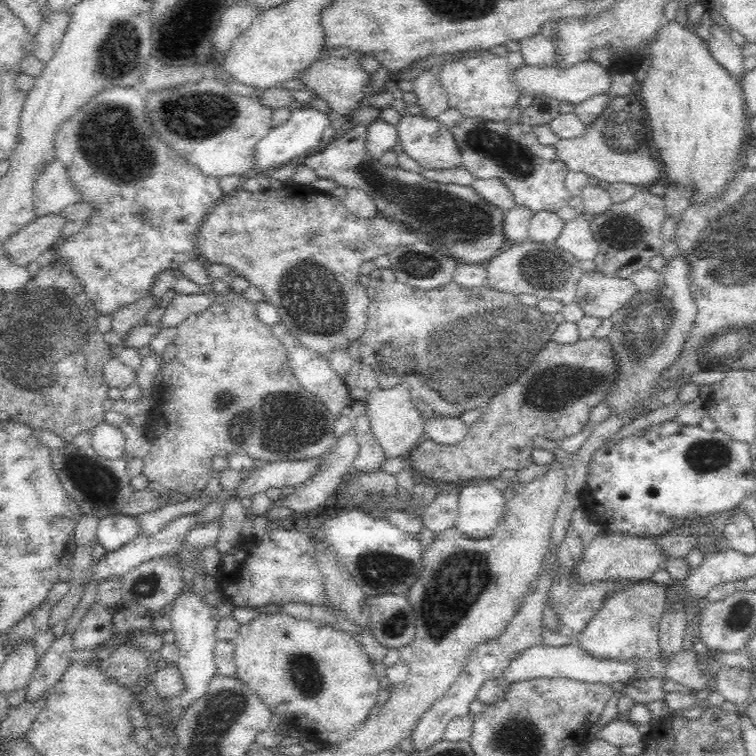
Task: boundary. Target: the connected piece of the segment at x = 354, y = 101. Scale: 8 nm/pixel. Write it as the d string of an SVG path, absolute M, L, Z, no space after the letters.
M324 45L319 52L319 57L313 60L302 72L298 80L306 86L316 98L326 100L327 108L335 111L339 116L353 116L361 107L364 96L363 90L370 83L371 76L362 68L362 51L352 51L348 47L328 47Z

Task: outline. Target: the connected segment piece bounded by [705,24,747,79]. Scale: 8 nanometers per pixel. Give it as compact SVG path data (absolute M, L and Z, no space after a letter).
M713 24L710 28L710 34L707 40L705 40L709 46L709 51L714 57L714 60L730 76L734 79L741 78L746 75L744 70L744 55L742 55L742 46L736 45L729 33L724 30L718 24Z

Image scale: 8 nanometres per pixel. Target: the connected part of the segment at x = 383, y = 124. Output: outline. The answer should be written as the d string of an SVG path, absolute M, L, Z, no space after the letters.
M378 114L368 126L366 126L367 138L366 149L371 158L381 160L382 154L386 150L393 148L399 138L399 130L396 125L390 125L383 118L383 114Z

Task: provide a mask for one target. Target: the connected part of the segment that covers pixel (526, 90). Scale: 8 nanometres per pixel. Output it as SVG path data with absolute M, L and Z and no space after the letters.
M582 61L570 68L558 66L524 66L515 70L515 84L519 86L520 93L530 96L549 96L560 103L580 104L588 98L600 94L608 94L612 86L611 69L598 64L596 61Z

